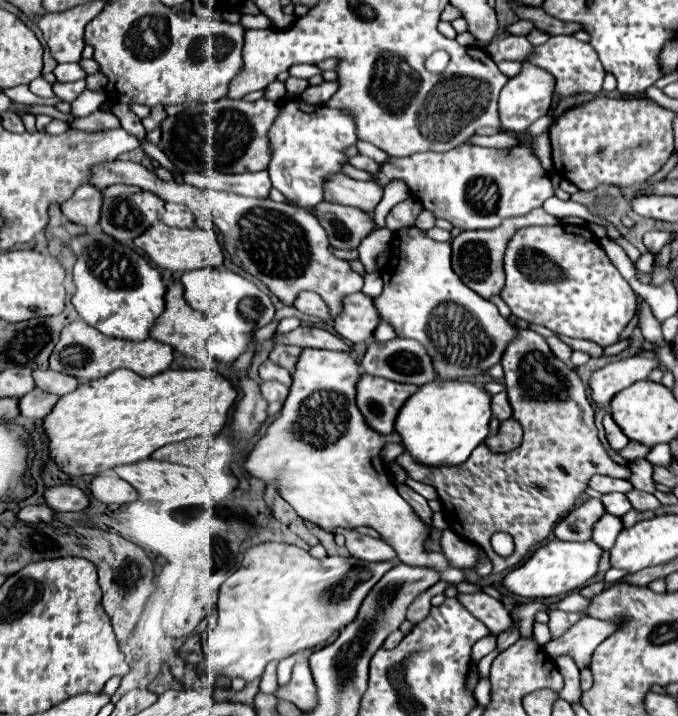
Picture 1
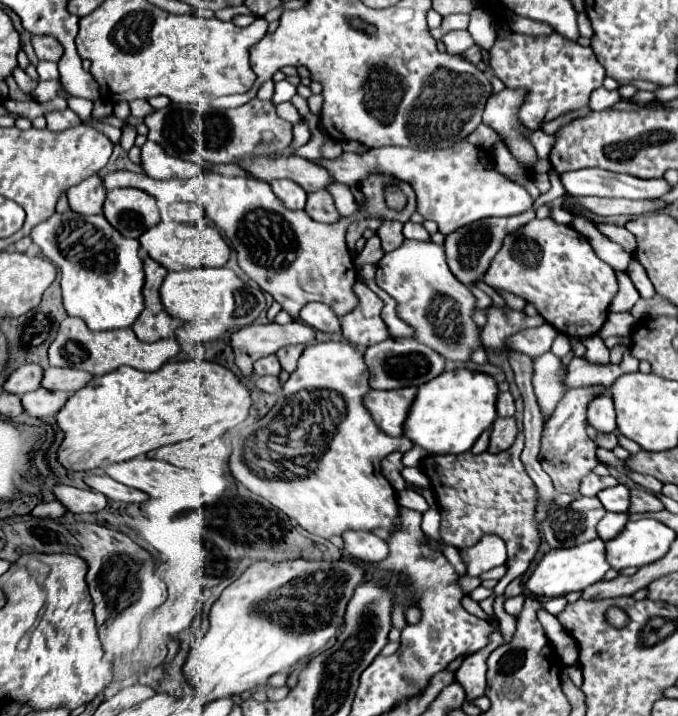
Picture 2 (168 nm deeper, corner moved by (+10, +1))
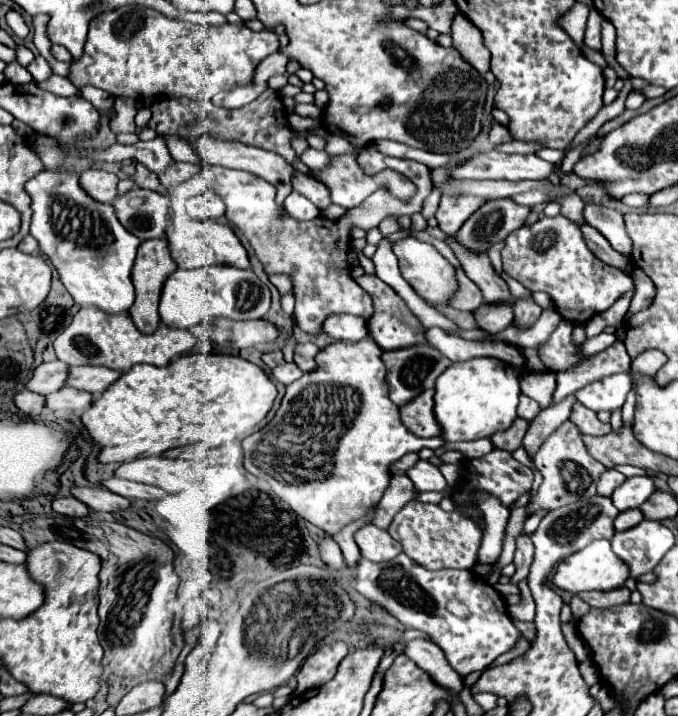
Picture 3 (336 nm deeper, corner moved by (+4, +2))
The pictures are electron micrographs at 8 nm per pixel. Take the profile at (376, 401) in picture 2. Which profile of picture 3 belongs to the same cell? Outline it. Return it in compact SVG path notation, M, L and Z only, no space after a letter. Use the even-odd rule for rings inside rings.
M424 390L412 402L400 406L400 420L404 422L404 426L408 430L412 430L412 434L422 436L422 438L430 438L430 436L440 434L440 428L434 420L432 396L434 396L434 390Z

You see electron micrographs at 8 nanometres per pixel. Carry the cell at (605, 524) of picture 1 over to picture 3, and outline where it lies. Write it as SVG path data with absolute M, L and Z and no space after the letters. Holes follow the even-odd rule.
M626 510L626 512L620 512L614 520L614 530L616 532L624 532L628 528L634 528L640 520L642 520L642 512L640 510Z

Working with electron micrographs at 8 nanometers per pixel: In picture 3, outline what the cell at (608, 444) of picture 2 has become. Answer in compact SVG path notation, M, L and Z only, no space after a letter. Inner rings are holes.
M580 402L574 404L572 414L570 414L570 420L580 428L582 434L588 434L588 436L604 436L604 434L610 434L610 430L612 430L610 424L598 422L596 412L584 408Z

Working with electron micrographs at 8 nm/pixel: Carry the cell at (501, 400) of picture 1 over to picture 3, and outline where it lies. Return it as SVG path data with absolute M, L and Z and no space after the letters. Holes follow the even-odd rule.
M520 394L518 416L520 416L520 418L524 418L524 420L534 420L534 418L538 416L538 412L540 412L540 406L538 406L532 398L528 398L528 396Z

